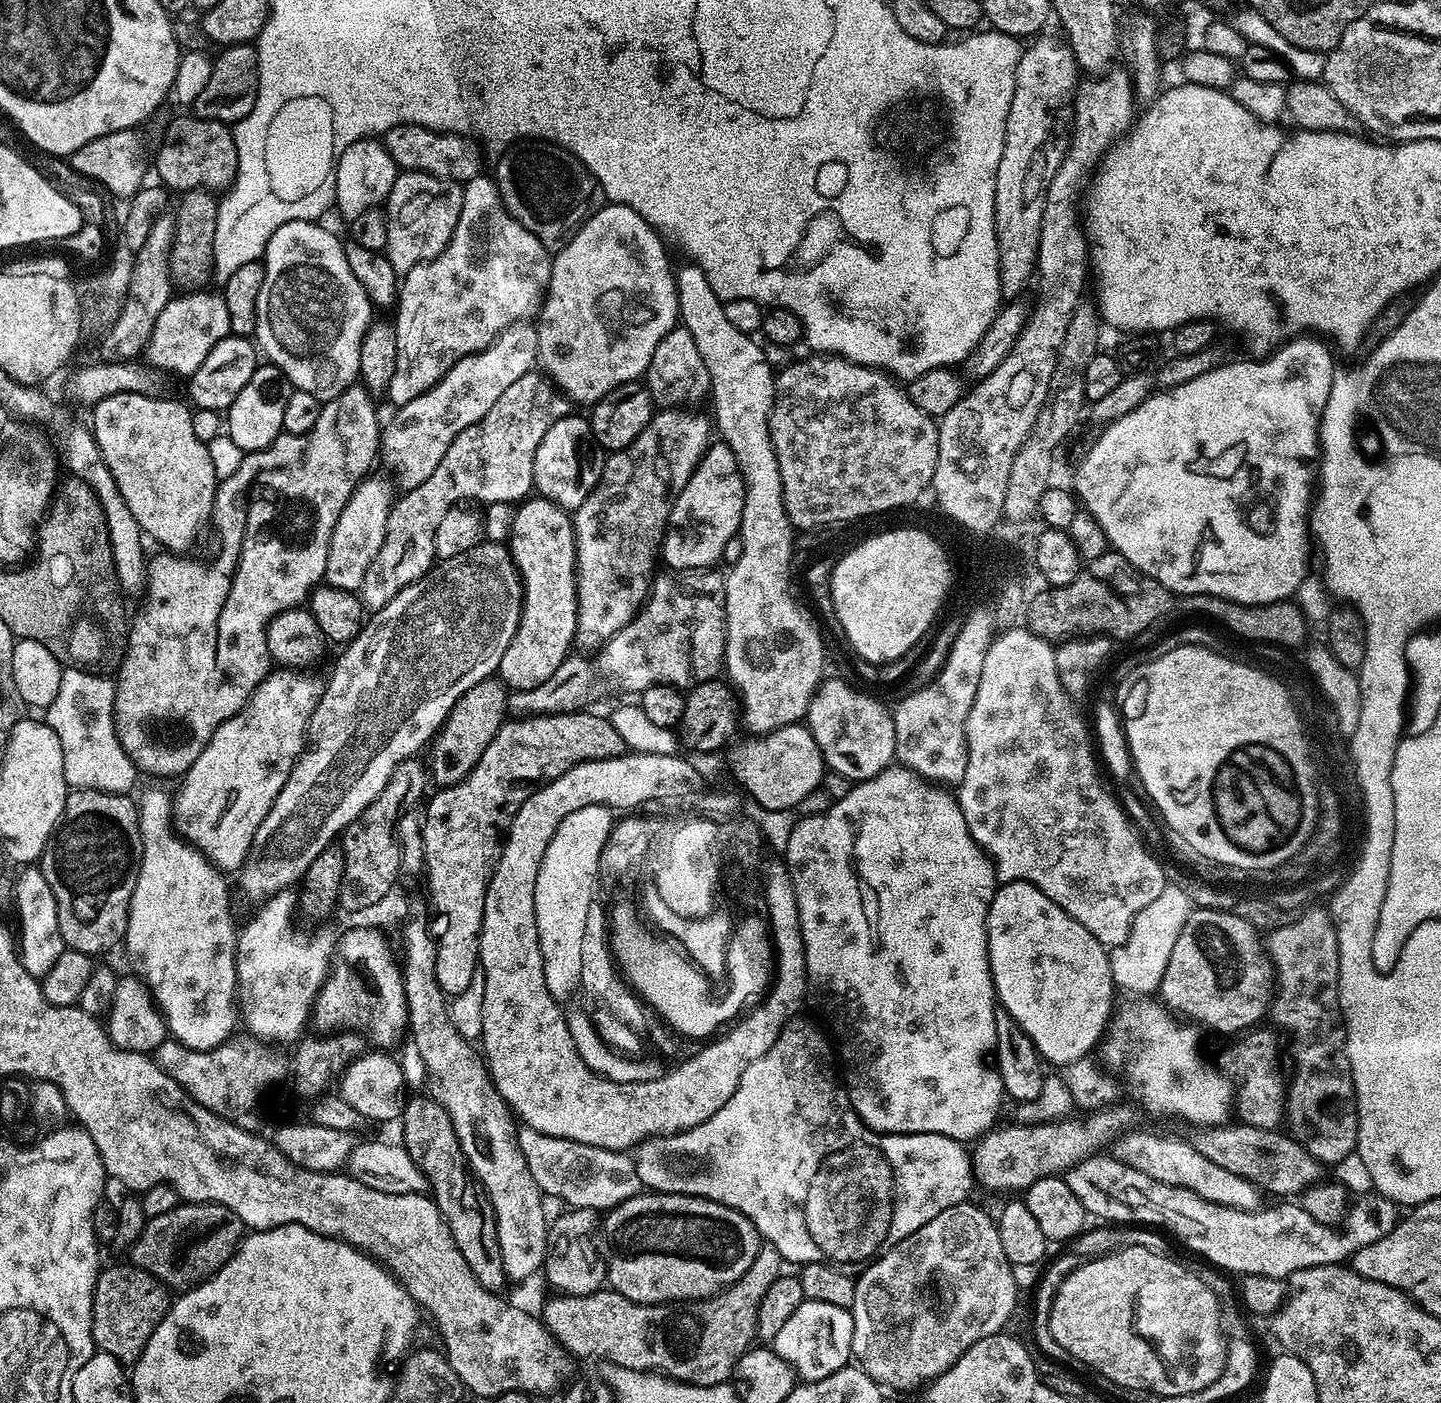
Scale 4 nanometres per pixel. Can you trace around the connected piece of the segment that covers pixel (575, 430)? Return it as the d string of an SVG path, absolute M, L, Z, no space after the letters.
M576 415L563 416L554 422L554 426L550 426L550 430L546 430L546 434L542 434L532 470L535 491L565 510L575 510L596 487L606 459L600 443L594 438L591 423L585 417L583 420Z

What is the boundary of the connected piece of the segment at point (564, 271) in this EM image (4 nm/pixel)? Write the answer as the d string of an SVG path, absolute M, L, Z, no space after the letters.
M605 203L605 208L597 207L589 215L588 219L568 237L566 243L555 253L552 262L552 273L548 279L548 291L544 294L544 303L540 305L538 323L536 324L536 338L538 348L536 354L541 369L550 377L553 384L577 405L591 406L602 399L610 390L614 390L623 384L631 384L639 381L647 373L650 366L650 358L662 338L671 328L677 327L680 307L678 306L678 294L676 293L676 278L674 267L668 261L668 252L665 241L655 228L651 228L644 219L634 210L630 210L621 204Z

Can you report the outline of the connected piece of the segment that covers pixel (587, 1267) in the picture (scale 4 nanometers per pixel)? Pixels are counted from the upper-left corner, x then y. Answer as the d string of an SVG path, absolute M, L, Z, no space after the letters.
M589 1208L564 1210L557 1220L551 1221L543 1271L548 1272L548 1280L557 1288L557 1293L565 1296L585 1296L605 1287L606 1276L602 1271L600 1256L596 1253L596 1232L598 1236L598 1216Z

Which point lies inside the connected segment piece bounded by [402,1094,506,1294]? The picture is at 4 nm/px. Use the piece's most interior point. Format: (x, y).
(429, 1138)

